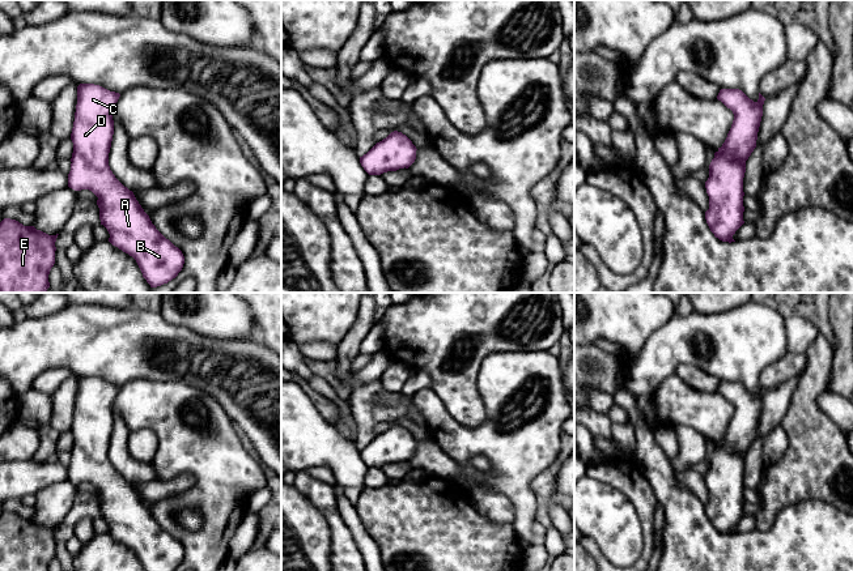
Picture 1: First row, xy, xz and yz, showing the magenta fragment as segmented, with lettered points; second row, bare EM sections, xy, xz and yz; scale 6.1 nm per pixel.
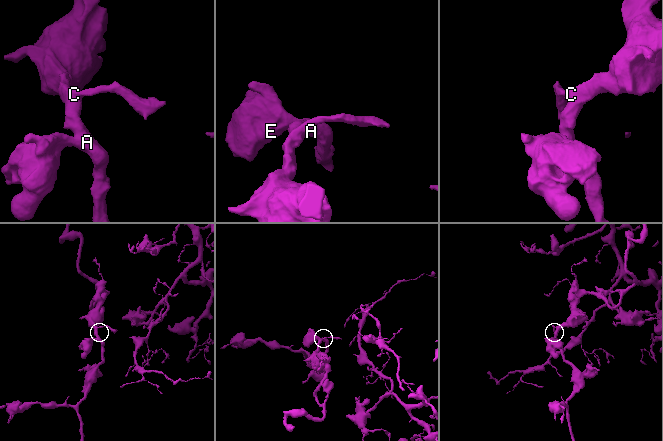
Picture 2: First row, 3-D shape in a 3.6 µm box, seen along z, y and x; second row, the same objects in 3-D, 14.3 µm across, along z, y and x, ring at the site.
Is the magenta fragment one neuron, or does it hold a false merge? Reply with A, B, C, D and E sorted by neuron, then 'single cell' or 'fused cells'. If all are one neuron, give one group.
A B C D E | single cell

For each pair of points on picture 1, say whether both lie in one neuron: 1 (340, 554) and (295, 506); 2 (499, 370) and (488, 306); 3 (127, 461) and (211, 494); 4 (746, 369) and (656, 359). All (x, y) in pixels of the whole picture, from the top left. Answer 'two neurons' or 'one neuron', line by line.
1: two neurons
2: two neurons
3: two neurons
4: one neuron

